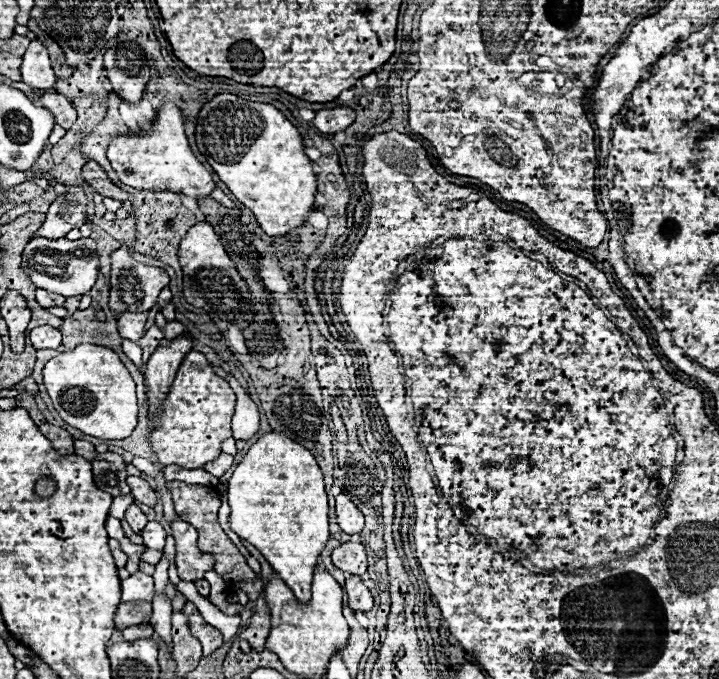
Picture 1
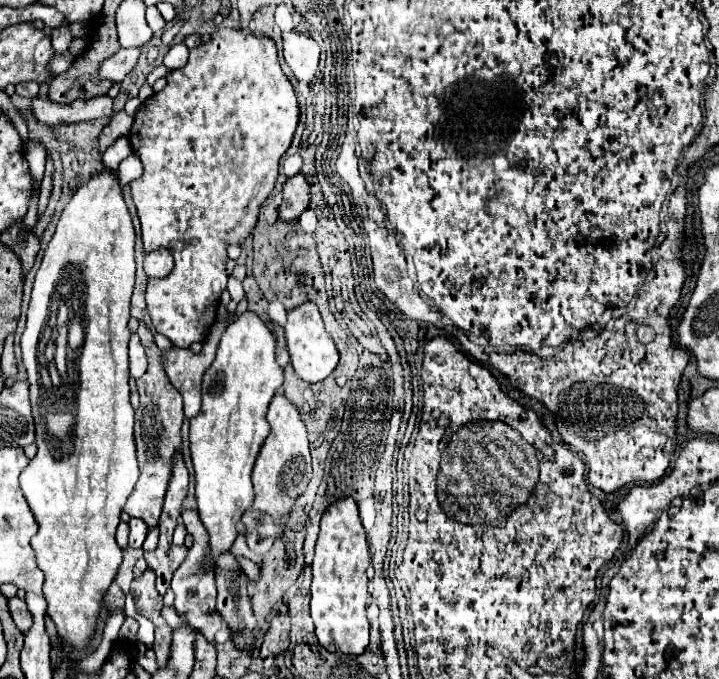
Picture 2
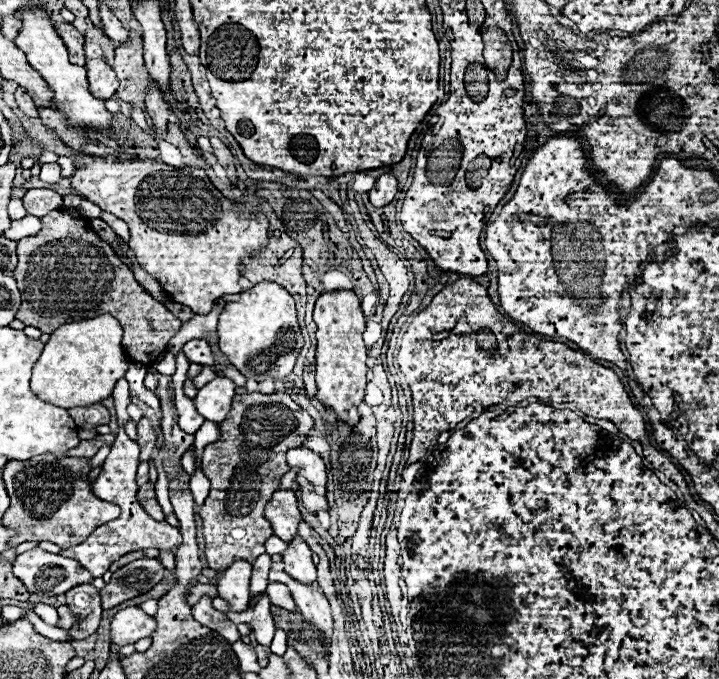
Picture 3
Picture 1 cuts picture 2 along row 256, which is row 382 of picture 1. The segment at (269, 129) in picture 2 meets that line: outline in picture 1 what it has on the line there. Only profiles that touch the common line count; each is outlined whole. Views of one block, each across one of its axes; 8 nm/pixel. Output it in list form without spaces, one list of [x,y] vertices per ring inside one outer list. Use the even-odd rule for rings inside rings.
[[[190,350],[178,368],[168,398],[162,404],[162,424],[148,434],[152,450],[156,452],[160,464],[176,464],[194,470],[218,458],[222,454],[220,444],[232,436],[230,422],[234,416],[234,406],[236,396],[230,384],[214,374],[214,368],[202,352]]]

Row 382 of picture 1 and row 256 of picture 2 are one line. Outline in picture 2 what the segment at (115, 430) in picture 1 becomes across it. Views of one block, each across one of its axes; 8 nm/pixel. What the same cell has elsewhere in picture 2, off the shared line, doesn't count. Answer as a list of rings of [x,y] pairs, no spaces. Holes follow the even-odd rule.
[[[102,168],[92,174],[90,182],[82,184],[74,192],[72,200],[58,220],[56,232],[46,248],[46,254],[36,274],[28,322],[20,340],[22,360],[30,380],[32,404],[40,404],[40,388],[76,388],[74,422],[68,436],[52,434],[46,426],[46,414],[38,406],[34,406],[38,454],[20,474],[22,492],[40,526],[38,534],[32,538],[32,548],[36,552],[38,568],[46,576],[44,598],[48,602],[48,616],[54,620],[58,636],[70,646],[88,644],[96,632],[102,610],[100,604],[122,564],[122,548],[116,544],[114,538],[120,522],[120,512],[140,476],[134,442],[134,408],[130,404],[128,386],[128,320],[136,270],[134,242],[136,232],[122,196],[118,176],[112,170]],[[62,306],[68,310],[68,316],[82,320],[84,344],[76,350],[66,344],[66,328],[58,324],[58,312]]]

